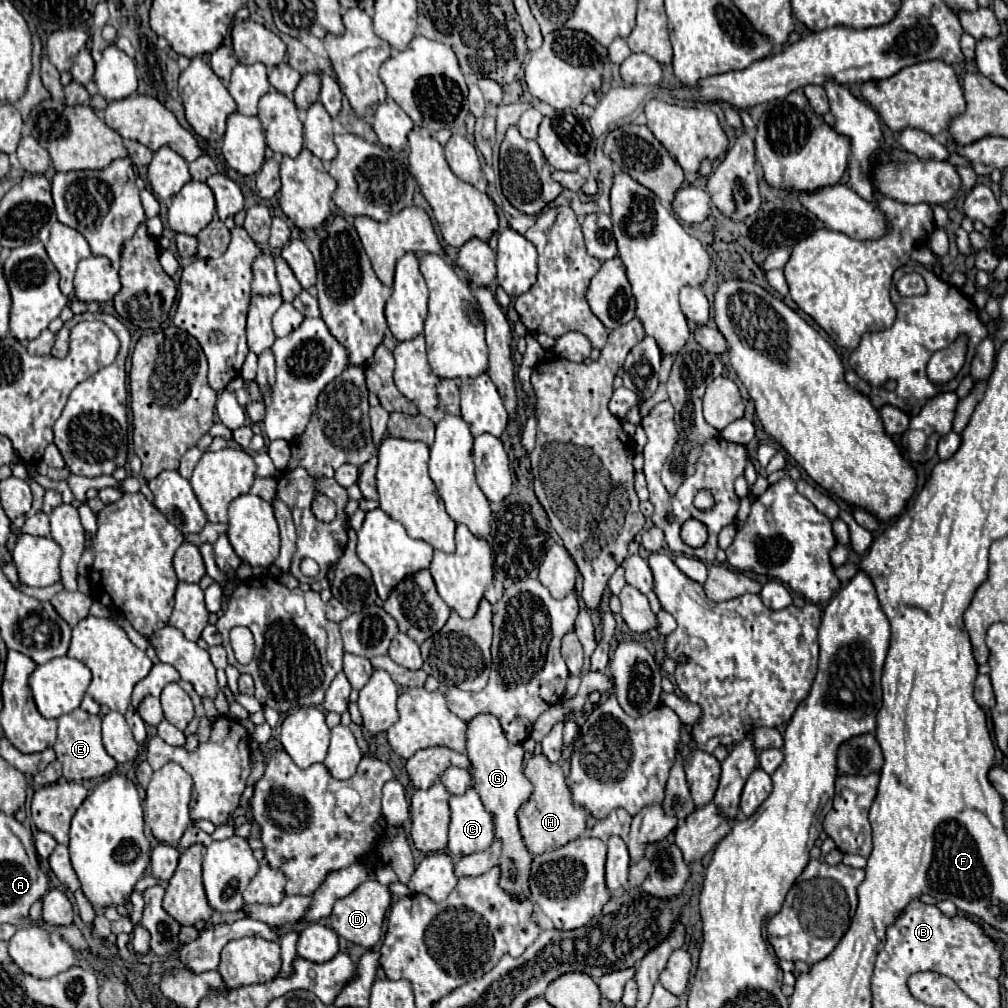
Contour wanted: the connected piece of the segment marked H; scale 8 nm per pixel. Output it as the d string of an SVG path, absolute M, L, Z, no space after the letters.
M543 753L531 755L531 759L525 763L523 769L525 777L533 785L533 793L525 805L519 807L517 817L519 817L519 827L521 835L525 839L527 849L533 855L545 853L551 847L561 847L577 837L581 837L587 829L587 811L581 805L575 805L571 799L571 791L565 783L565 775L557 763L549 763Z

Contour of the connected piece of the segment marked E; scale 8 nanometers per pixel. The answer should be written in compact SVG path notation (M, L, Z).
M75 709L71 715L63 715L57 719L59 721L59 739L55 743L55 753L57 759L63 763L63 777L69 781L81 781L81 779L93 779L93 777L103 777L115 771L115 759L105 751L101 743L101 717L99 715L89 715L83 709Z

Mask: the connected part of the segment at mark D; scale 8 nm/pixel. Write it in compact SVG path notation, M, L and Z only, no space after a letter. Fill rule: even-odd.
M377 879L365 881L351 895L347 895L335 903L333 913L331 913L331 927L343 939L371 949L381 941L381 927L383 927L383 919L385 919L389 905L391 905L389 887L381 885Z

